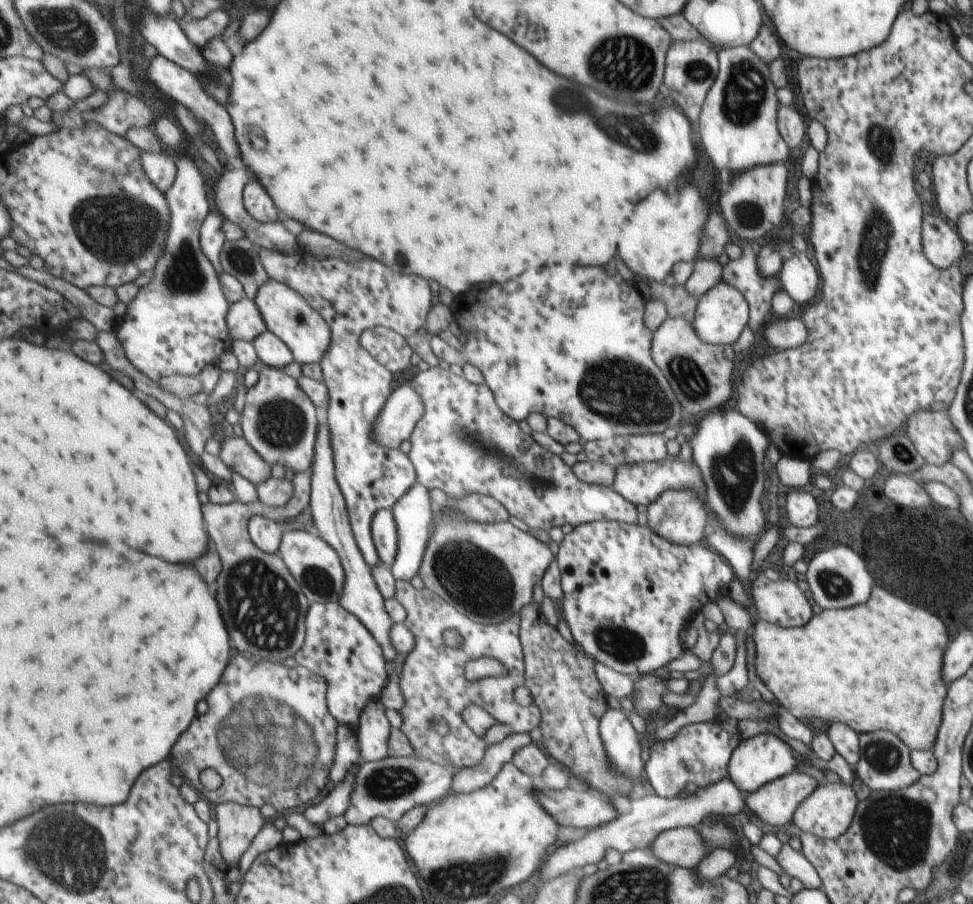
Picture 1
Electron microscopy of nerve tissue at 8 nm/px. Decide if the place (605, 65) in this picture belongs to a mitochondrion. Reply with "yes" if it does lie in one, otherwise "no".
yes

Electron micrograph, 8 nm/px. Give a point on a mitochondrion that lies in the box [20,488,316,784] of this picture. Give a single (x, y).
(265, 611)

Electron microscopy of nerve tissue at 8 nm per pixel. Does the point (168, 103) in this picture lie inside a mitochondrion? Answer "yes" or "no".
no

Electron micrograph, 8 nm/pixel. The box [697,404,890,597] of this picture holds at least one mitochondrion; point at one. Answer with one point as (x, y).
(733, 470)

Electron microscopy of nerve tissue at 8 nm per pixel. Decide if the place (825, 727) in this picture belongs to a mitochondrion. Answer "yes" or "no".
no

